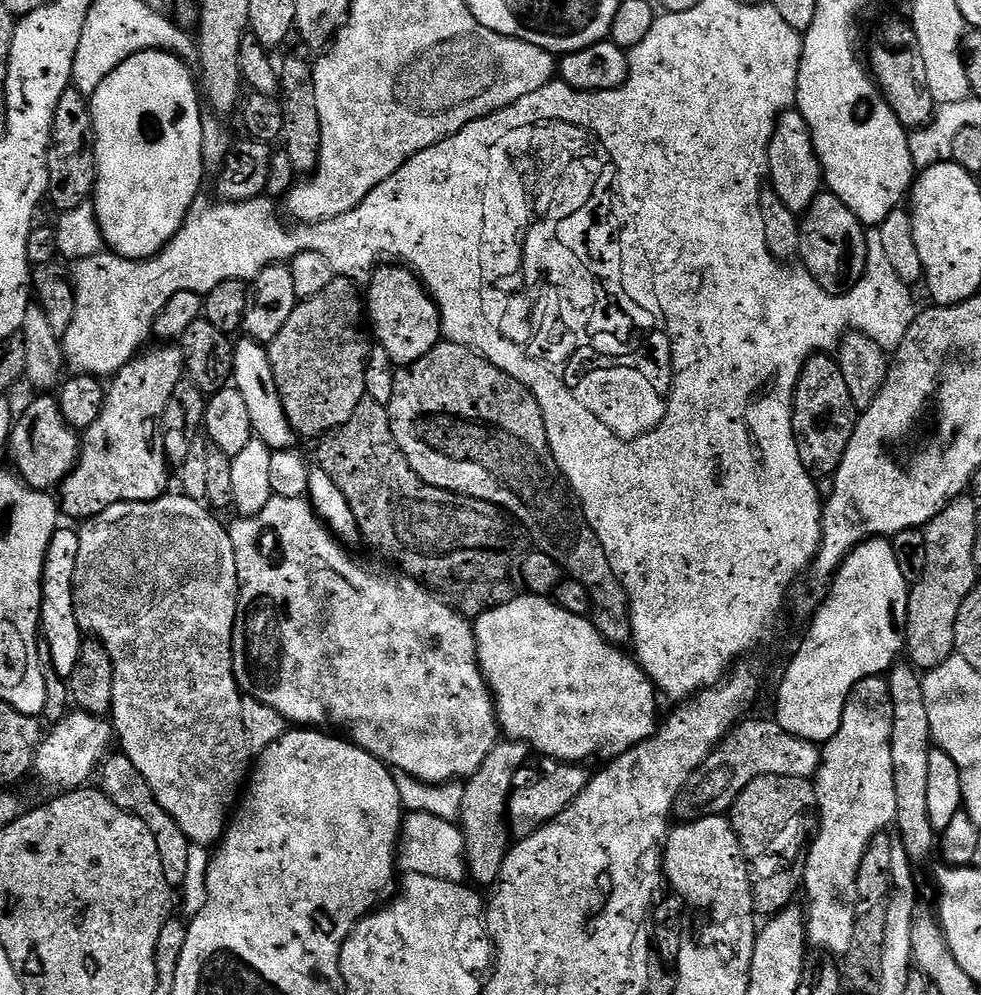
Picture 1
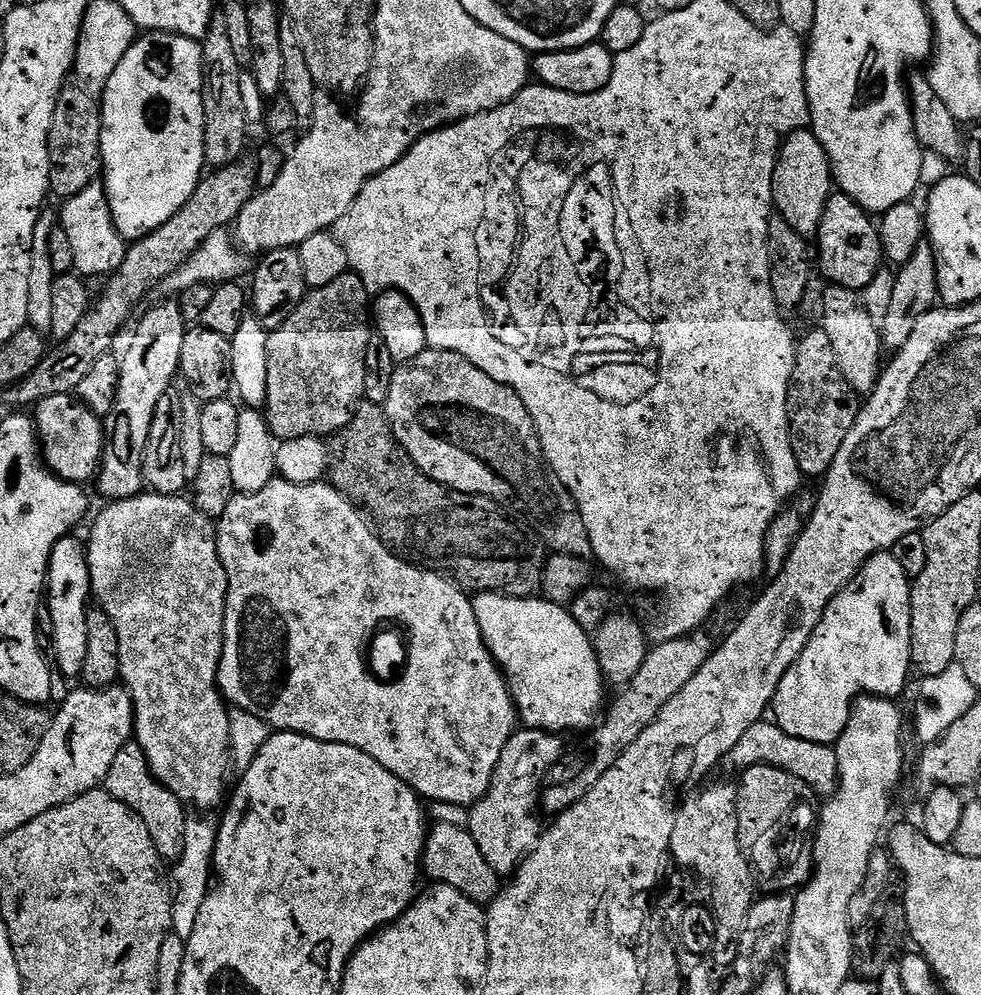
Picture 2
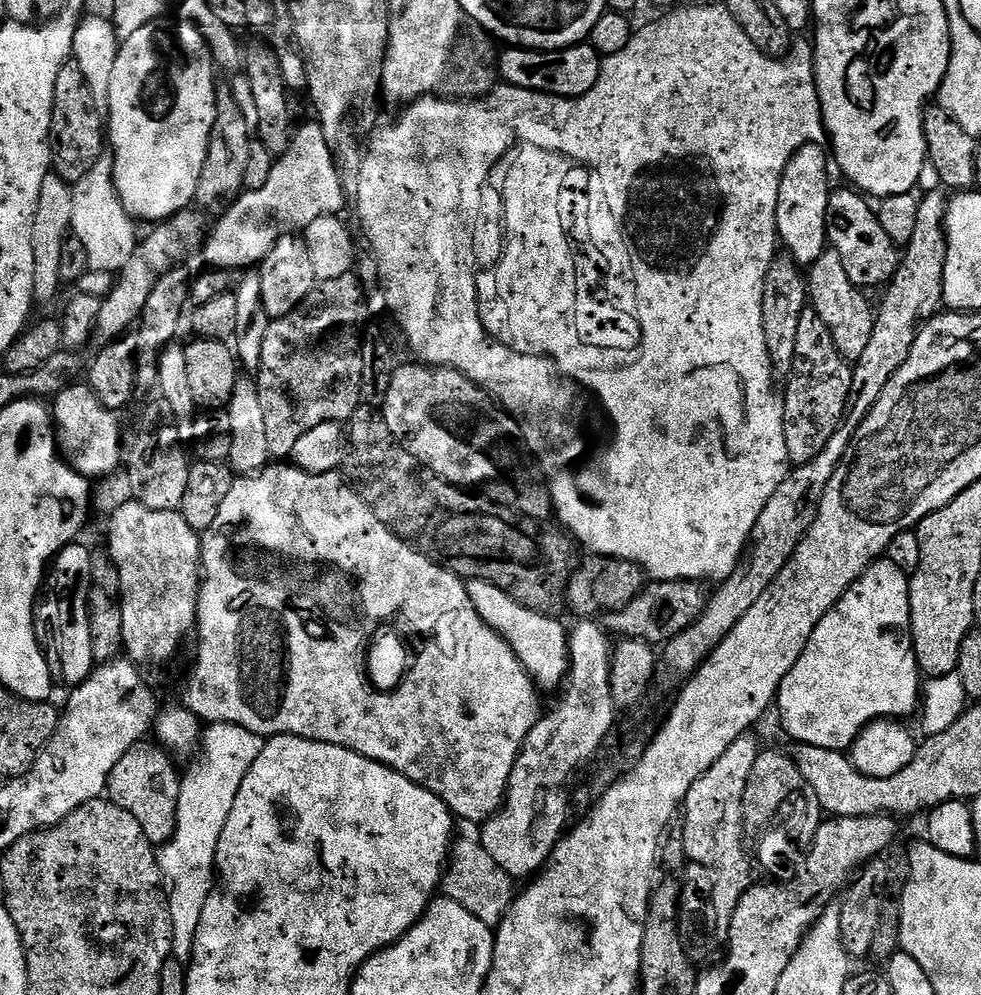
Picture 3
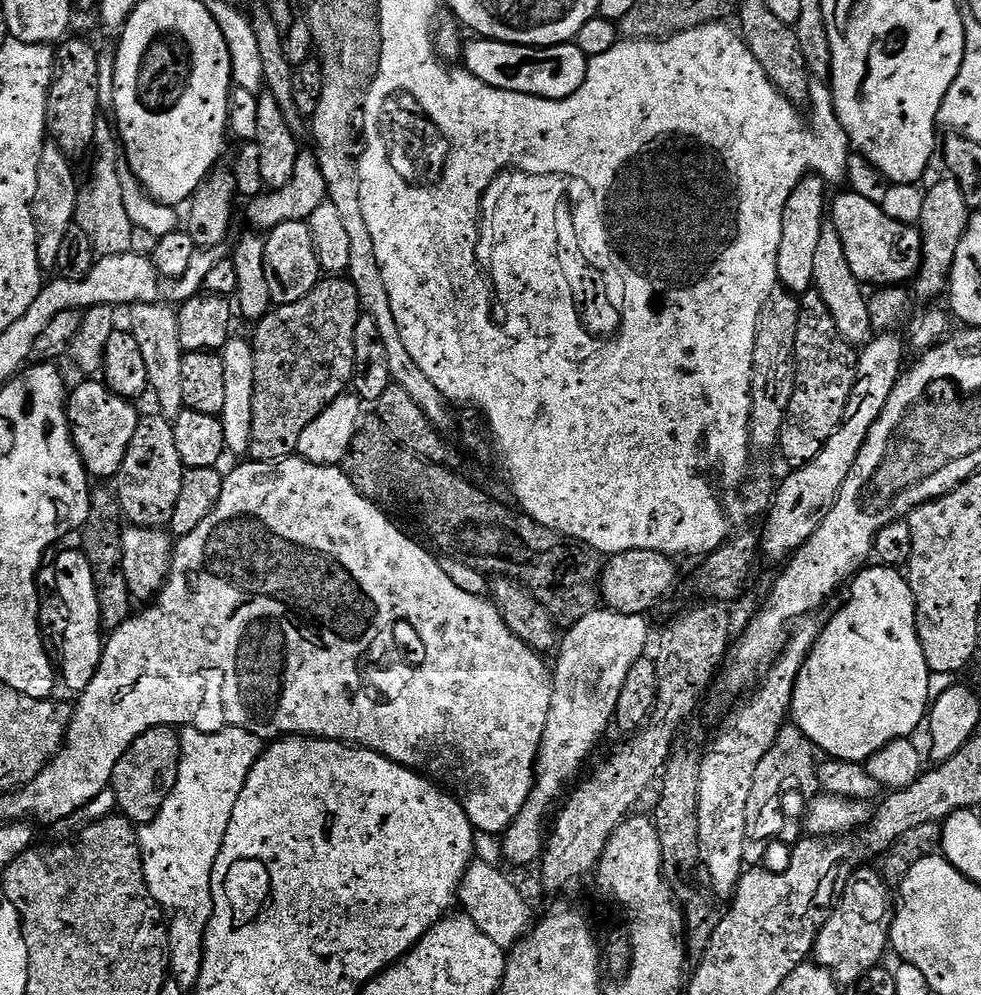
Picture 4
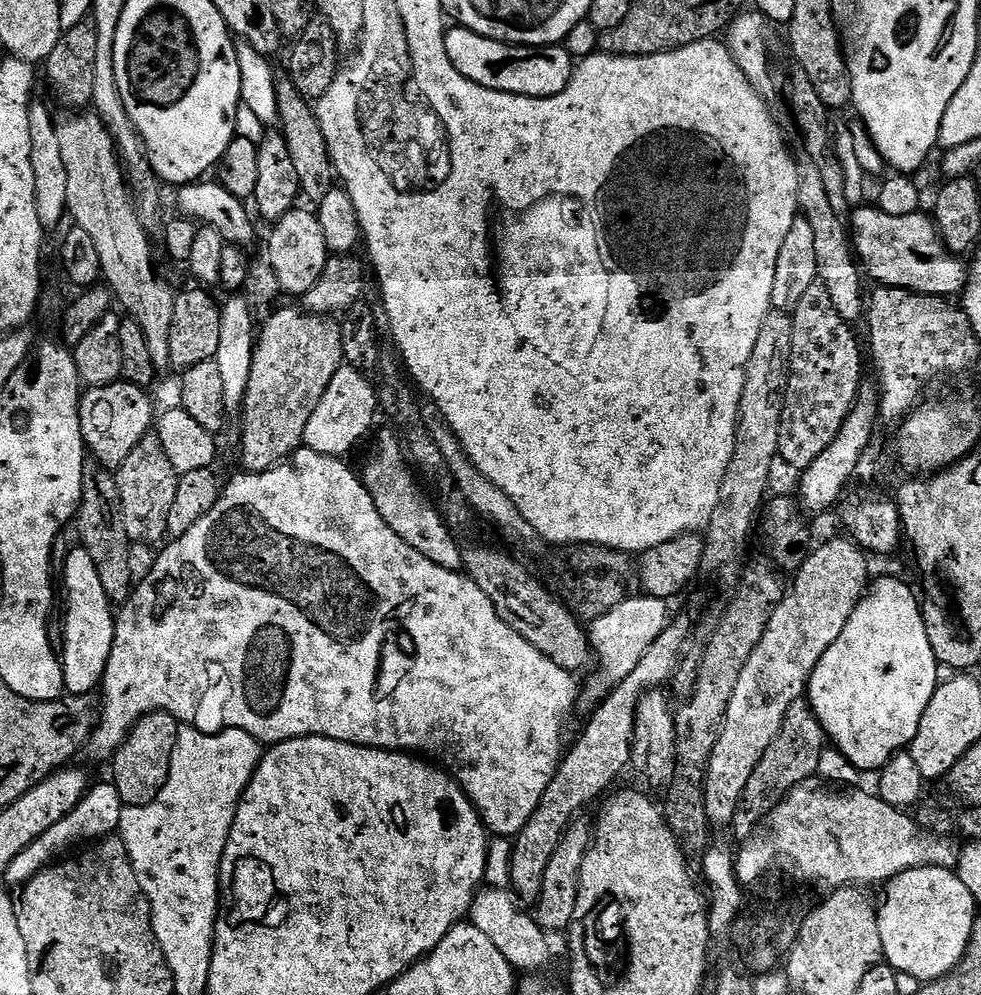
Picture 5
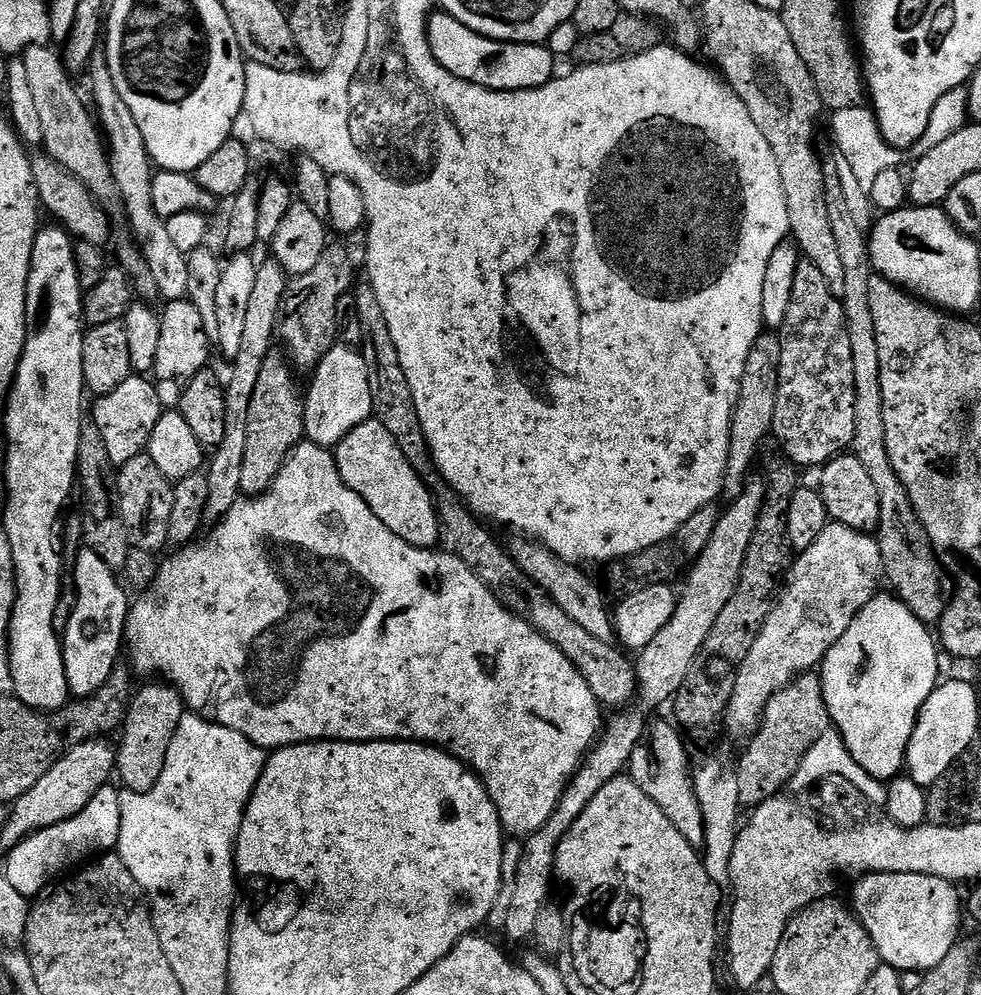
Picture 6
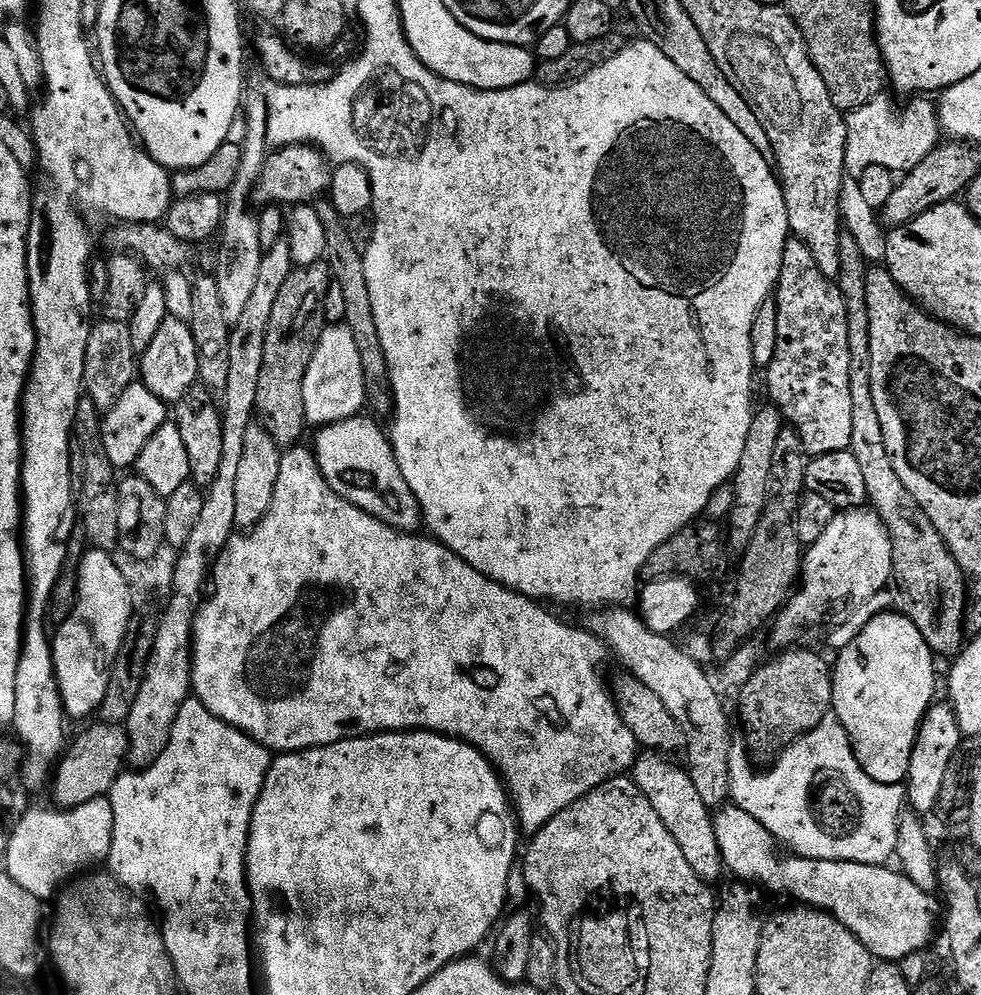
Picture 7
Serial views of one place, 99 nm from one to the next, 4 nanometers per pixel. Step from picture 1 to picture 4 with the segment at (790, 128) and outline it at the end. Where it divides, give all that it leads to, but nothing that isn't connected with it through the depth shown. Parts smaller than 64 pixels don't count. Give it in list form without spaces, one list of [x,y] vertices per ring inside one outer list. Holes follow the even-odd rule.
[[[809,174],[794,186],[794,194],[786,202],[786,210],[782,214],[782,246],[778,246],[778,274],[776,275],[779,287],[783,291],[793,294],[803,294],[813,291],[814,285],[814,257],[818,251],[818,237],[826,223],[826,196],[824,200],[825,181],[819,175]]]

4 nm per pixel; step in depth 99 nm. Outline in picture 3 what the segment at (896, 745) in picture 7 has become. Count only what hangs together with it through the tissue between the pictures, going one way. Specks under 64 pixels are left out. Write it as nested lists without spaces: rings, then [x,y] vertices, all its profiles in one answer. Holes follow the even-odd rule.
[[[886,558],[875,560],[873,564],[849,586],[846,590],[846,594],[842,594],[842,598],[839,602],[826,614],[826,618],[822,618],[822,622],[818,622],[818,626],[814,626],[814,634],[810,634],[810,638],[806,642],[806,650],[802,650],[798,662],[794,662],[790,674],[786,674],[786,678],[780,687],[780,693],[776,695],[775,707],[777,709],[780,708],[780,720],[784,723],[785,730],[793,736],[793,741],[809,744],[810,746],[822,746],[823,748],[829,748],[835,752],[844,752],[845,750],[851,749],[853,742],[859,738],[860,731],[862,731],[867,724],[871,724],[873,720],[904,718],[900,716],[910,715],[915,708],[917,711],[918,705],[922,700],[922,673],[919,666],[916,665],[916,655],[912,649],[910,594],[908,593],[909,583],[909,573],[903,572],[898,566],[894,566],[894,562],[890,562]]]

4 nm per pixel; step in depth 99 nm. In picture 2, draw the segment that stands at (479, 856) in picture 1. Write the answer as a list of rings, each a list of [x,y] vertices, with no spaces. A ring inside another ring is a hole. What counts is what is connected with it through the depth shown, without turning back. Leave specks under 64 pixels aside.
[[[513,732],[502,750],[502,758],[498,758],[498,766],[494,770],[492,785],[489,786],[487,794],[468,808],[468,832],[482,850],[482,857],[486,858],[486,862],[501,878],[511,877],[536,849],[541,838],[541,813],[538,809],[542,804],[542,785],[552,767],[565,759],[566,751],[564,752],[564,744],[560,740],[563,739],[551,732]]]

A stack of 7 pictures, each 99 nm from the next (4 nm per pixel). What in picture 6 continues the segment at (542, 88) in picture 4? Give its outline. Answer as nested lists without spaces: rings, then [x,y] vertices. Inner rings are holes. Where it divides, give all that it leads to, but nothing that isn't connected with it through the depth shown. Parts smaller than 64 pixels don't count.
[[[443,10],[433,11],[428,17],[428,41],[434,58],[454,78],[474,82],[495,92],[534,90],[546,86],[557,75],[557,57],[544,44],[507,44],[470,30],[458,18]]]

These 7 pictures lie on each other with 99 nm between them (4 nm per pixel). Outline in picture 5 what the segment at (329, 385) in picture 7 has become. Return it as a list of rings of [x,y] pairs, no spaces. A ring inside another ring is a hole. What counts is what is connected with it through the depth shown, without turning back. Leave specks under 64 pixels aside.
[[[342,366],[334,378],[330,378],[330,386],[326,386],[326,394],[322,394],[322,402],[310,414],[310,422],[306,422],[306,434],[303,447],[327,456],[347,457],[347,452],[367,434],[373,431],[372,423],[378,417],[378,392],[367,375],[357,368]]]

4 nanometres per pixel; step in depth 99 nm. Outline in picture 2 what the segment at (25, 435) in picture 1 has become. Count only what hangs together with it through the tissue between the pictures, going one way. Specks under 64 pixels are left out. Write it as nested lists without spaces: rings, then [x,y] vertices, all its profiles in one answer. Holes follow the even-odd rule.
[[[54,394],[54,398],[35,405],[34,423],[44,467],[58,479],[84,486],[91,476],[93,479],[99,473],[106,439],[104,425],[101,417],[94,415],[75,395]]]

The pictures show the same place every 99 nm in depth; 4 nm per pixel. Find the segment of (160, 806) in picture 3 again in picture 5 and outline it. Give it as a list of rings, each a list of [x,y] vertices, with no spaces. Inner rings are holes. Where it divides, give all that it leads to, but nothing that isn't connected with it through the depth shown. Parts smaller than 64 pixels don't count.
[[[151,712],[146,714],[124,740],[122,747],[110,761],[112,780],[120,803],[124,806],[142,806],[148,804],[166,786],[170,774],[170,762],[174,746],[182,725],[168,712]]]

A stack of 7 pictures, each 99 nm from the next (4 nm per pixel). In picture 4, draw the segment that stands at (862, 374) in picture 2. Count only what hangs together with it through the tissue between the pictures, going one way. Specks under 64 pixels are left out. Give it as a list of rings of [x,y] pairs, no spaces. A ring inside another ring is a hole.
[[[830,222],[825,223],[822,235],[818,237],[812,283],[815,292],[822,294],[822,302],[826,302],[826,310],[830,310],[834,317],[834,326],[838,326],[838,334],[842,334],[845,342],[853,346],[867,344],[874,335],[868,296],[860,280],[854,278],[854,270],[850,270],[850,262],[846,262],[846,250],[842,250],[842,238],[838,238],[838,230]]]

